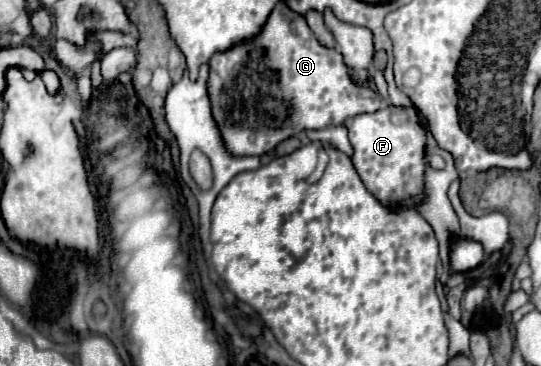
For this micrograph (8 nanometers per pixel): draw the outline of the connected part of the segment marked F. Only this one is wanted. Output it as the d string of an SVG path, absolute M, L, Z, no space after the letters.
M384 107L376 113L352 117L348 123L348 137L354 147L354 167L366 189L384 205L402 203L414 207L422 197L424 177L424 131L426 121L420 113L404 107Z

